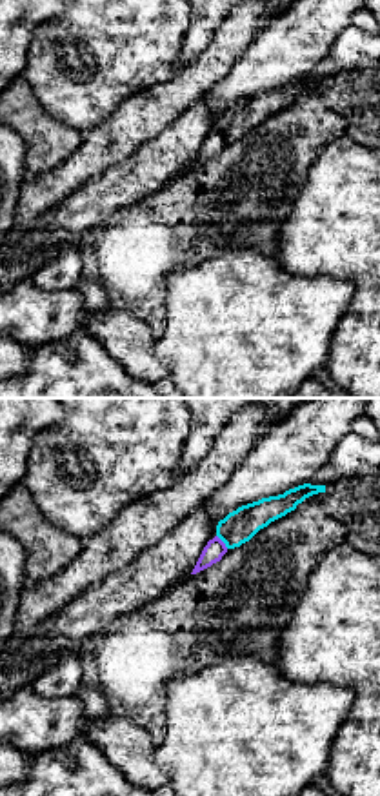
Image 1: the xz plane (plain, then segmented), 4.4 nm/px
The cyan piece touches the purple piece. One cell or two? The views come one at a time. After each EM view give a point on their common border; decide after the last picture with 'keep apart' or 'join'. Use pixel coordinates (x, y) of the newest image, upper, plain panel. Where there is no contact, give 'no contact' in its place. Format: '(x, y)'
(222, 133)

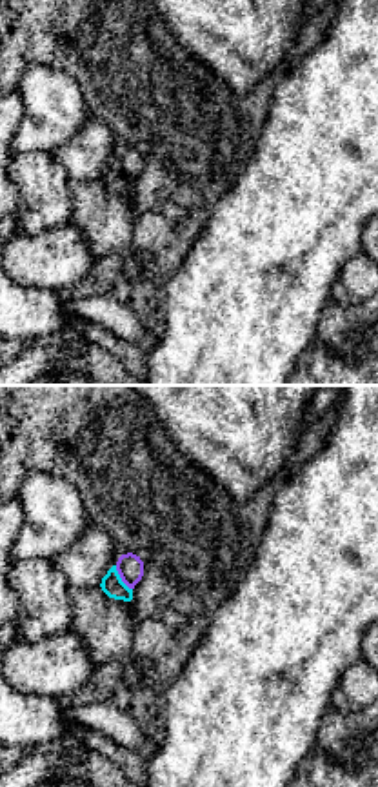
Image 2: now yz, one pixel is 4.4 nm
(120, 171)

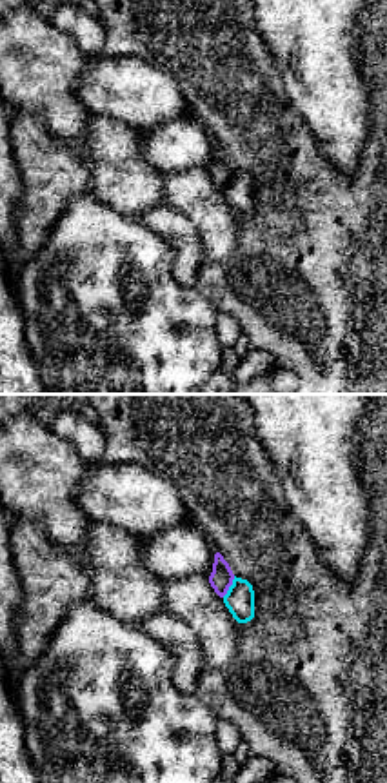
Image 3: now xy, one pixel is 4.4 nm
(229, 180)

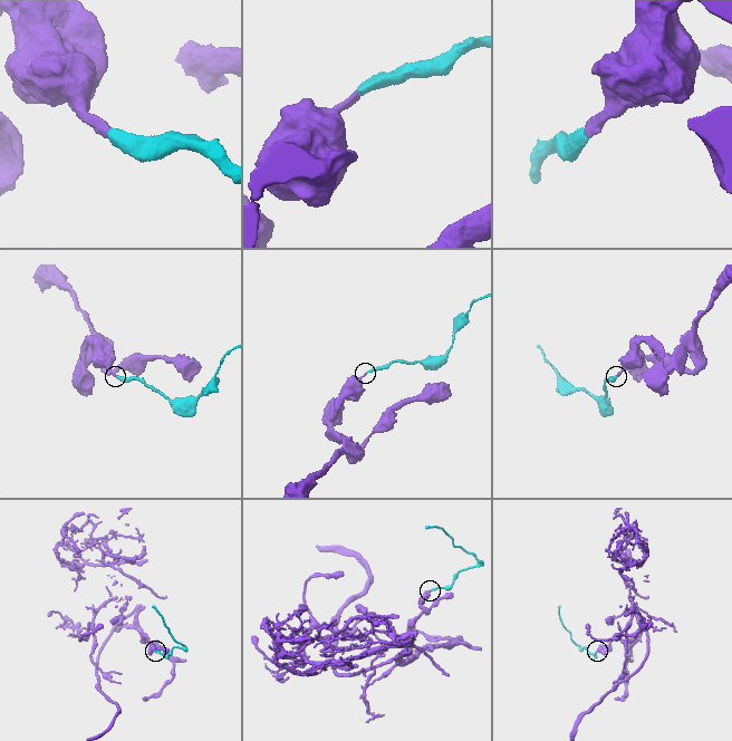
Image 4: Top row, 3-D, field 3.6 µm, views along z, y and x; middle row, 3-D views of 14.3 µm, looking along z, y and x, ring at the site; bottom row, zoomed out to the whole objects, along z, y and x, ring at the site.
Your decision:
keep apart

